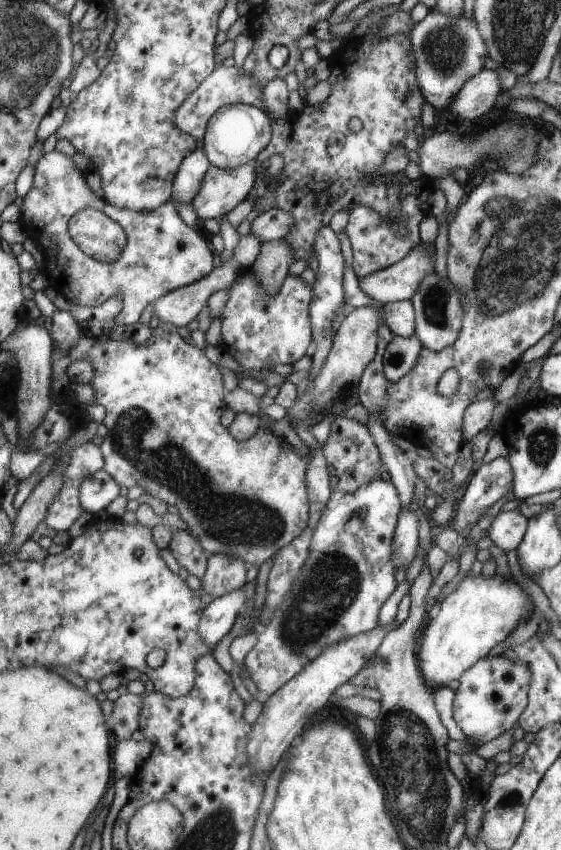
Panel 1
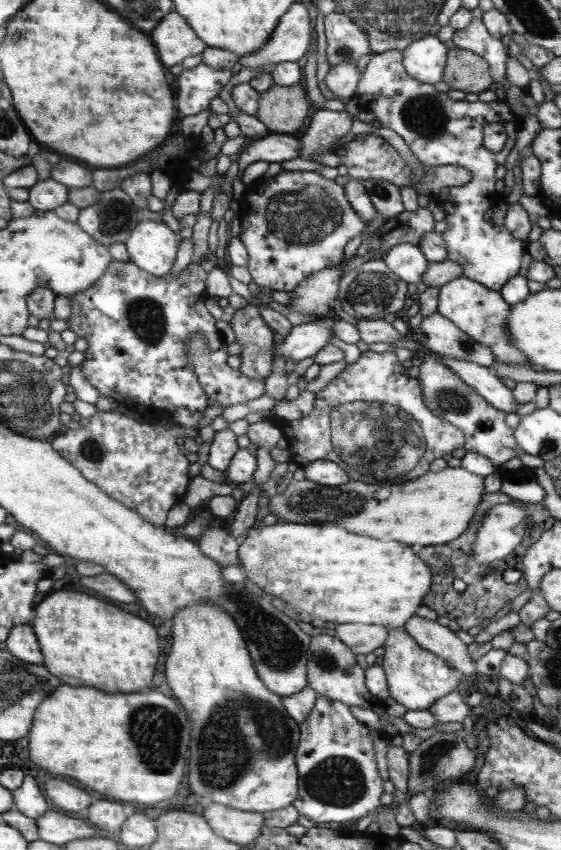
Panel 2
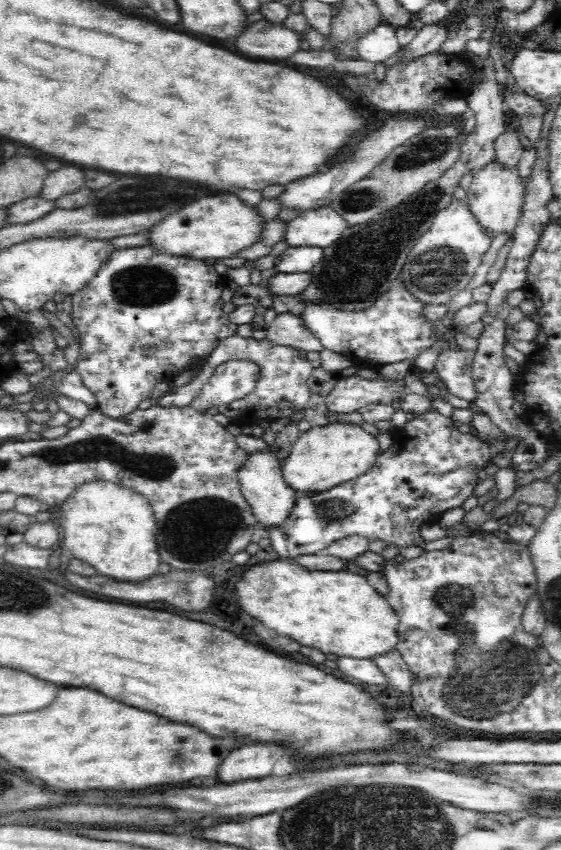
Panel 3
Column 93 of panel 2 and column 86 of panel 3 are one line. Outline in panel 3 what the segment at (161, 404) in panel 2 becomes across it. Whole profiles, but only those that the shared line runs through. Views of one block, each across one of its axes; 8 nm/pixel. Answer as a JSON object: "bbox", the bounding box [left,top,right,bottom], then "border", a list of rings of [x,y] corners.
{"bbox":[71,245,237,420],"border":[[[151,245],[136,248],[122,248],[112,253],[110,260],[104,264],[101,270],[98,270],[98,274],[94,276],[94,280],[90,280],[84,288],[81,288],[78,292],[71,295],[71,322],[73,322],[73,325],[78,330],[80,343],[75,369],[82,377],[84,384],[96,397],[96,410],[100,411],[102,415],[108,418],[114,420],[123,419],[131,412],[134,412],[142,400],[150,398],[150,392],[152,392],[152,388],[154,388],[156,384],[159,382],[168,383],[174,376],[179,374],[180,371],[189,366],[192,366],[194,372],[197,372],[199,366],[198,361],[205,359],[214,348],[218,346],[220,341],[236,334],[237,325],[228,321],[228,315],[222,311],[224,302],[221,300],[221,292],[225,288],[225,280],[226,277],[216,273],[214,266],[204,264],[202,260],[186,258],[184,256],[174,256],[174,254],[158,250]]]}

